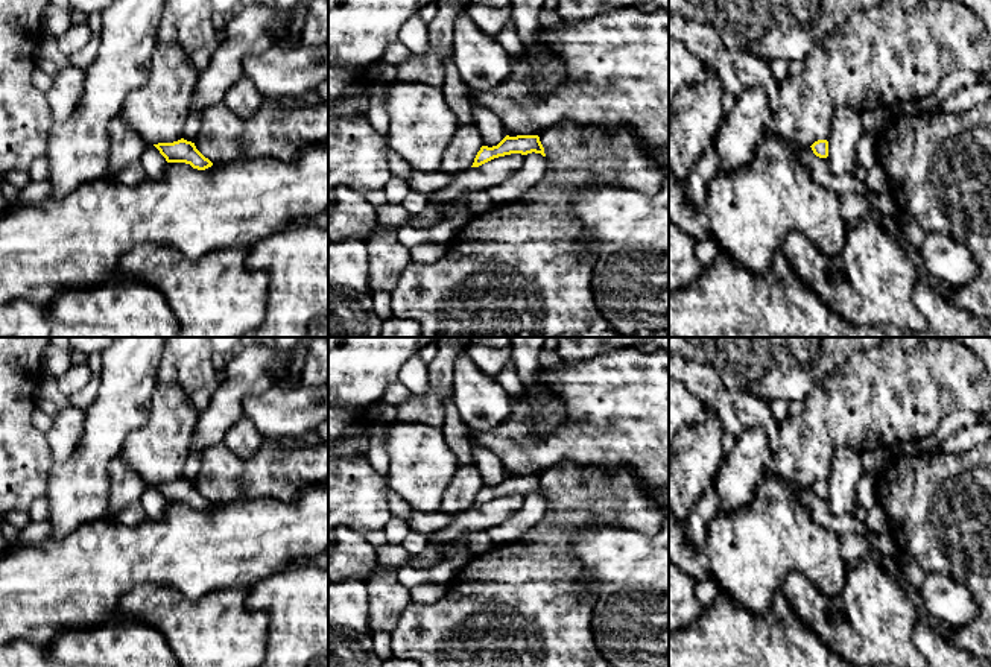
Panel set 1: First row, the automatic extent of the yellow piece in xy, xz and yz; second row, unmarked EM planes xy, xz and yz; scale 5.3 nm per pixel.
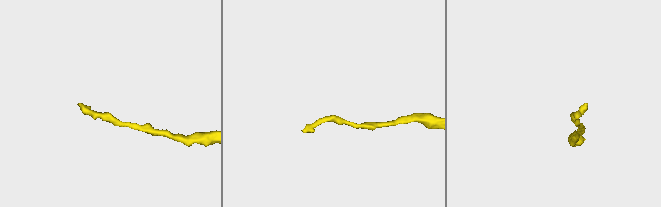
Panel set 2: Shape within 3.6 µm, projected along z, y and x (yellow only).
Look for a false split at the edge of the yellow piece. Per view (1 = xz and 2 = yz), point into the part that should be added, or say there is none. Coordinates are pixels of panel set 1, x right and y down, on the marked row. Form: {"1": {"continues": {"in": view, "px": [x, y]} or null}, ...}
{"1": {"continues": null}, "2": {"continues": null}}

